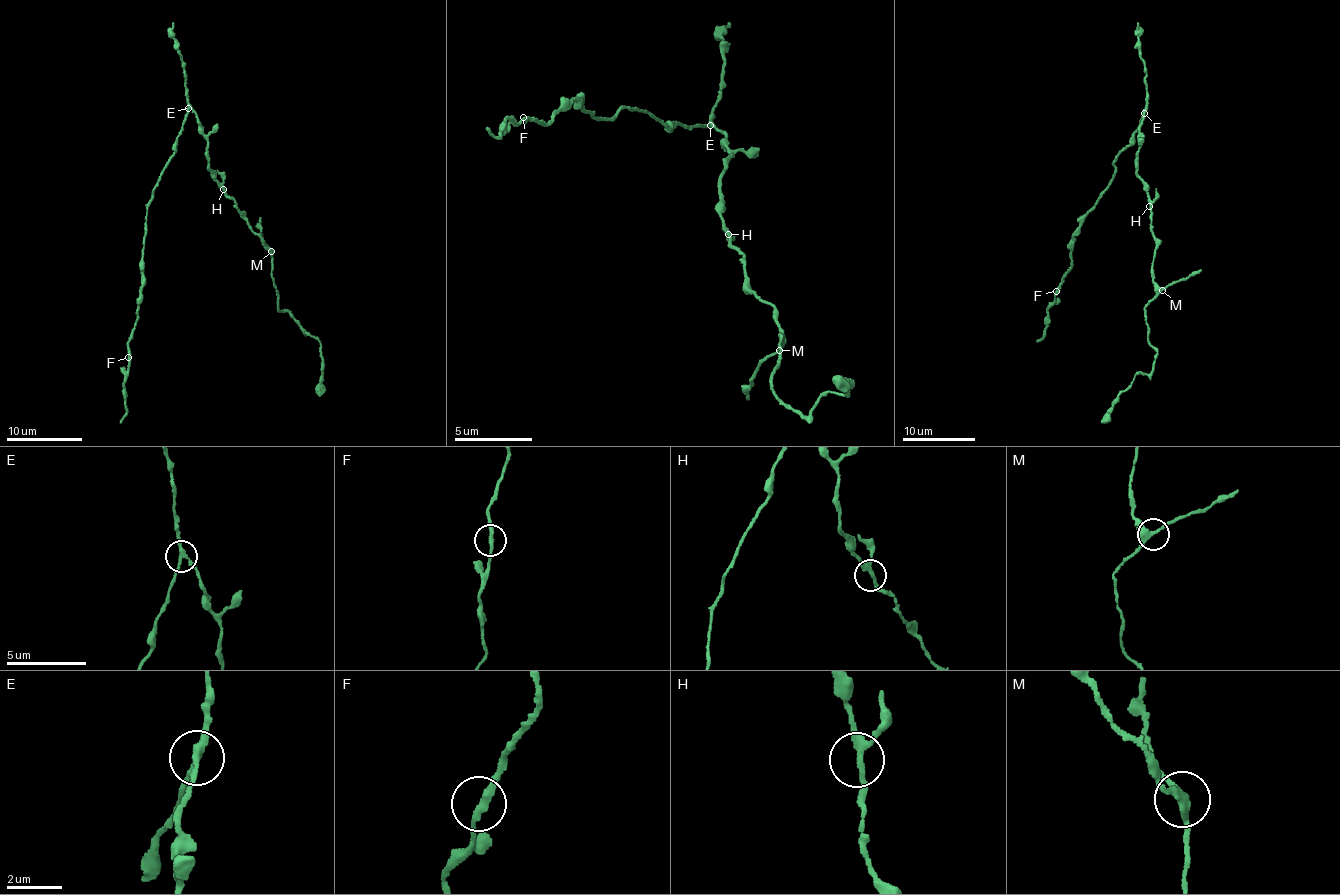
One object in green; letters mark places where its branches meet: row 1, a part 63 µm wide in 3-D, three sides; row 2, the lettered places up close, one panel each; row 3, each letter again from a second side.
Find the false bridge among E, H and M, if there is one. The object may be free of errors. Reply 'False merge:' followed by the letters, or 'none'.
False merge: E

